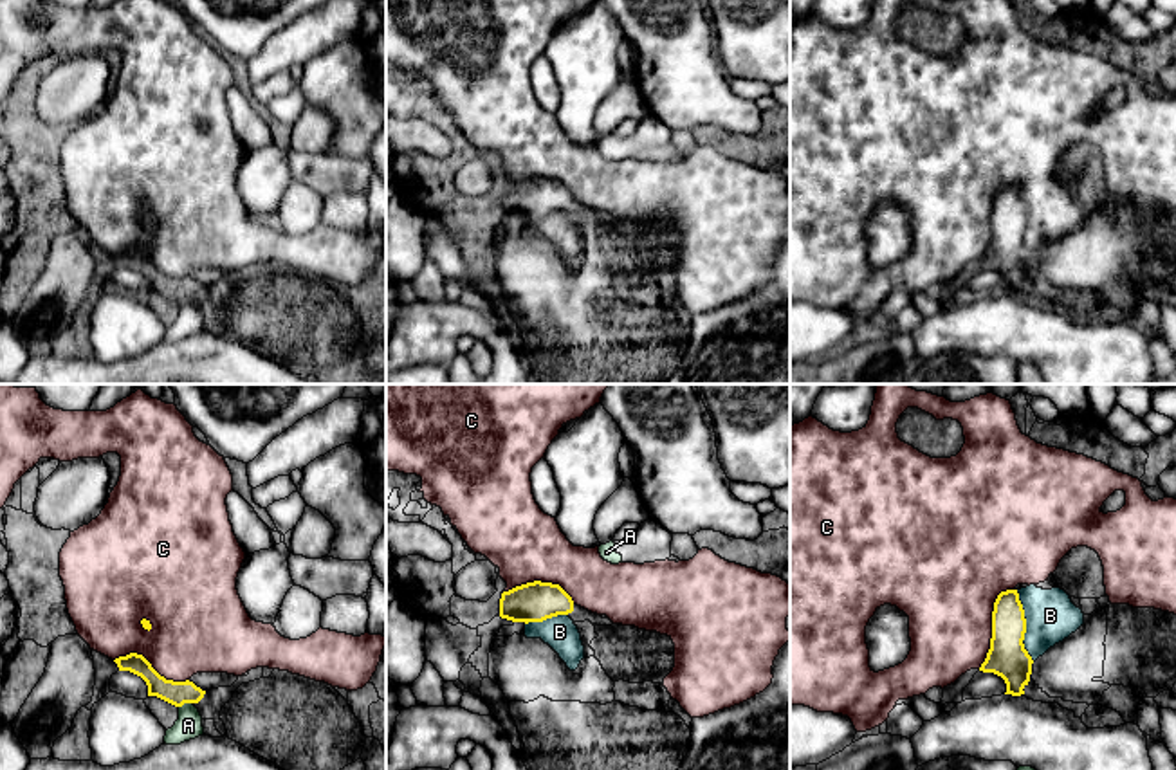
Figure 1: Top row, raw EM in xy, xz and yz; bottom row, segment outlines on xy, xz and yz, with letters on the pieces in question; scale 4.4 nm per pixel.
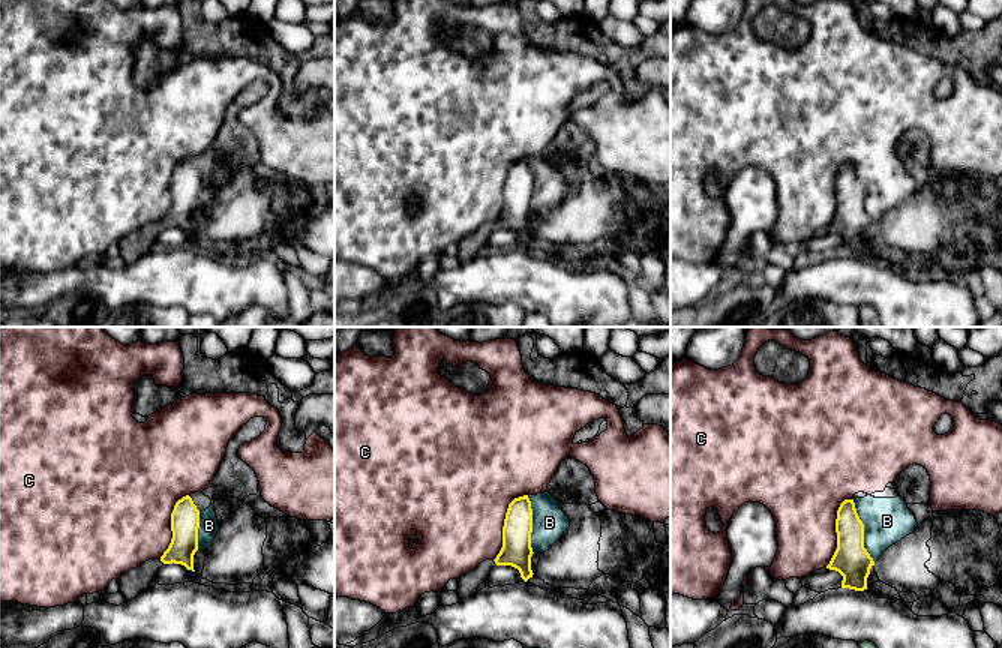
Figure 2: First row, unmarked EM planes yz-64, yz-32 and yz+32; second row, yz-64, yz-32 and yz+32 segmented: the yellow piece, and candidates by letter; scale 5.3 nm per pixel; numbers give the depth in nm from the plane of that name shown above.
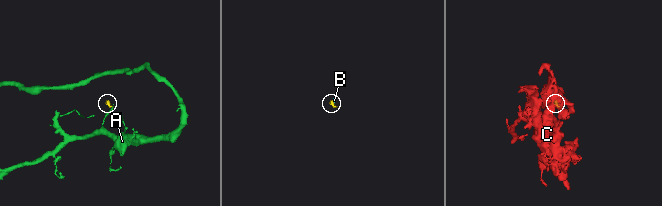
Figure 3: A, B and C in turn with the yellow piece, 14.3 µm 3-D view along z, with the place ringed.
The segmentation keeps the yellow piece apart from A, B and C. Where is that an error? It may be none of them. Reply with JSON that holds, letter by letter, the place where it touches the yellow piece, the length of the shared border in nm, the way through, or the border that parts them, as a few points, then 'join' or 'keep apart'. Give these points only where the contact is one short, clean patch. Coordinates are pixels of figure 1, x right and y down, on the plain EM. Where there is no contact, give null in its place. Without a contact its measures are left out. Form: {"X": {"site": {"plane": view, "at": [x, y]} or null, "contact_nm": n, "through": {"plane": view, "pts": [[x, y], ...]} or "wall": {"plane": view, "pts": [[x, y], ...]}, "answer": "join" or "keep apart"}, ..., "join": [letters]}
{"A": {"site": {"plane": "xy", "at": [184, 298]}, "contact_nm": 70, "wall": {"plane": "xy", "pts": [[192, 298], [179, 303]]}, "answer": "keep apart"}, "B": {"site": {"plane": "yz", "at": [1025, 222]}, "contact_nm": 340, "wall": {"plane": "yz", "pts": [[1016, 186], [1025, 215], [1023, 244], [1034, 256]]}, "answer": "keep apart"}, "C": {"site": {"plane": "yz", "at": [992, 220]}, "contact_nm": 400, "answer": "keep apart"}, "join": []}

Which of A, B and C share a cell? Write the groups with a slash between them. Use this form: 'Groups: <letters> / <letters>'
Groups: A / B C

